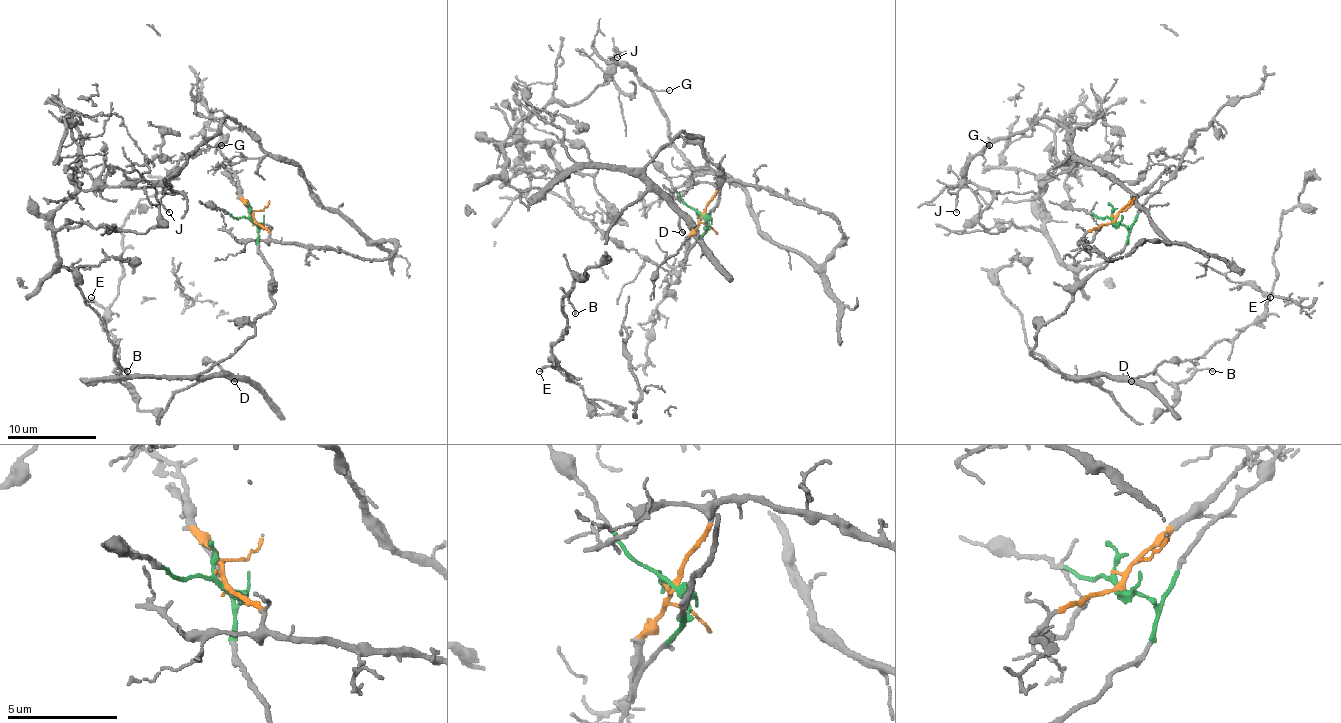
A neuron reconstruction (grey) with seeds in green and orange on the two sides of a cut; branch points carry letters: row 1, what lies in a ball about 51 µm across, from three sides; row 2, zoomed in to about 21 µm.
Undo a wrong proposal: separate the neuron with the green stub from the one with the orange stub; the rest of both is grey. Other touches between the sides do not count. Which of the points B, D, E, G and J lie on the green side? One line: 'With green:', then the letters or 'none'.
With green: B, D, E

